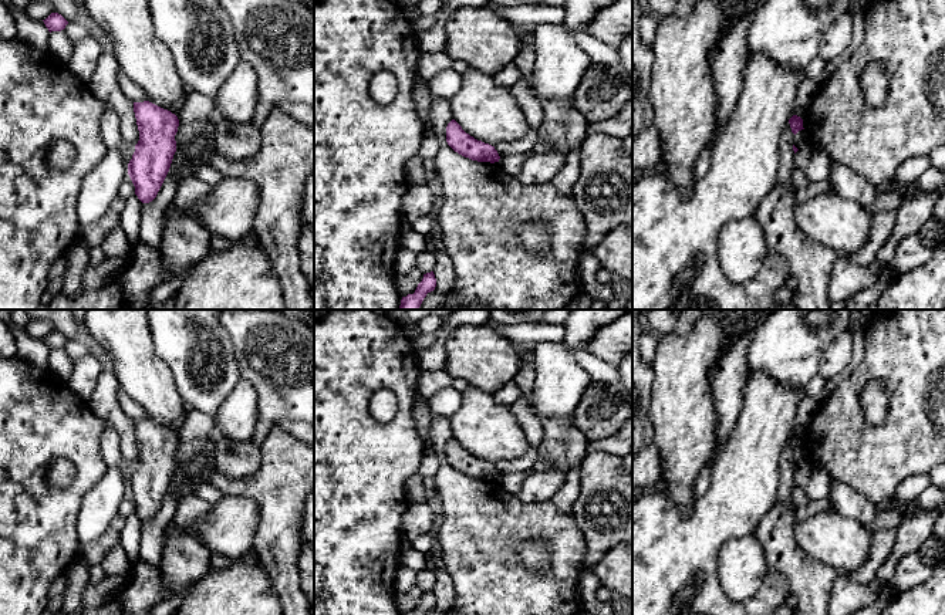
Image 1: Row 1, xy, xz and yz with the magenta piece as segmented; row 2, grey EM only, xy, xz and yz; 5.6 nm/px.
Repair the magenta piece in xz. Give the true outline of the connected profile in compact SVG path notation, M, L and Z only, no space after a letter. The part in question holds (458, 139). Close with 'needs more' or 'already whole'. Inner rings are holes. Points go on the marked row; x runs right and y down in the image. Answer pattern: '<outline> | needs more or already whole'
M452 119L446 126L446 142L459 155L477 162L499 162L500 156L495 146L475 139Z | already whole

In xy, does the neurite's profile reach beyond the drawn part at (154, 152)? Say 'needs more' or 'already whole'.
already whole

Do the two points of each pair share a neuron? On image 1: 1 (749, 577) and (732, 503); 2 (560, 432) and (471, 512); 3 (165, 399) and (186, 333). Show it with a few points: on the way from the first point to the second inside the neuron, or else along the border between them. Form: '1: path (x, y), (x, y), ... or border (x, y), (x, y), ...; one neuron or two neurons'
1: border (753, 533), (729, 539), (719, 551), (718, 563); two neurons
2: border (498, 480), (508, 492), (515, 494); two neurons
3: border (154, 345), (155, 354), (169, 369), (184, 401); two neurons

